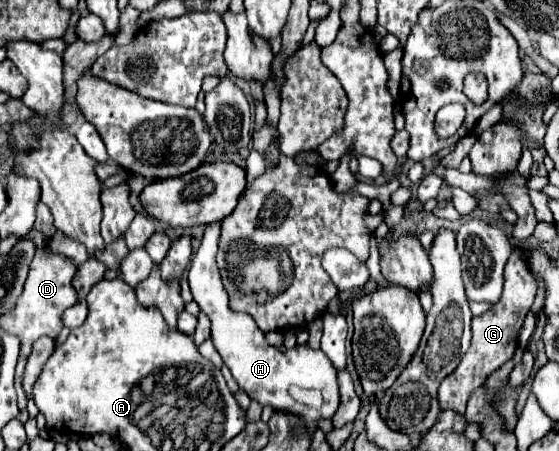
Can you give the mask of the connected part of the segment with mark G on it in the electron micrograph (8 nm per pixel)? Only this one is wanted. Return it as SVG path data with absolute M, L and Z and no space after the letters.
M517 247L511 253L507 267L505 267L505 289L503 289L499 303L495 303L493 309L489 309L487 313L473 317L471 347L463 355L459 367L447 379L443 379L443 383L439 387L441 409L453 409L457 413L465 413L469 393L475 391L477 387L481 387L493 371L497 371L503 363L507 363L513 357L513 353L517 349L517 335L519 335L519 329L523 325L527 311L533 305L535 291L537 291L537 279L527 269L525 251L521 247Z

